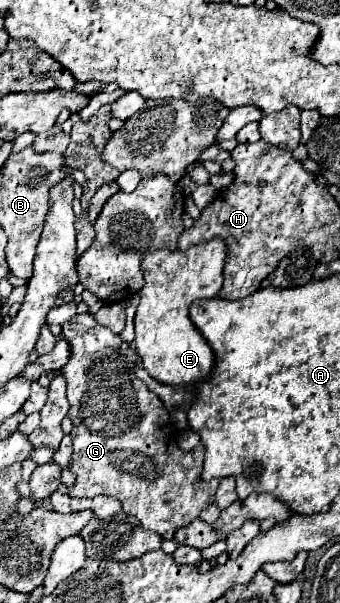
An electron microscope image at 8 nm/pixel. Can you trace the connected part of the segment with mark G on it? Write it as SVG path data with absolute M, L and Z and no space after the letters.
M90 313L74 315L62 323L62 335L70 343L70 361L60 371L66 379L66 393L70 401L68 417L72 419L72 441L74 453L68 471L76 475L76 483L68 487L70 497L96 497L110 495L122 503L124 513L134 515L140 525L148 531L156 531L162 539L174 539L176 531L198 519L200 511L214 503L214 493L219 479L202 481L202 461L204 447L194 447L192 451L182 451L170 431L170 417L162 401L134 377L134 353L132 345L114 335L108 327L96 323Z

